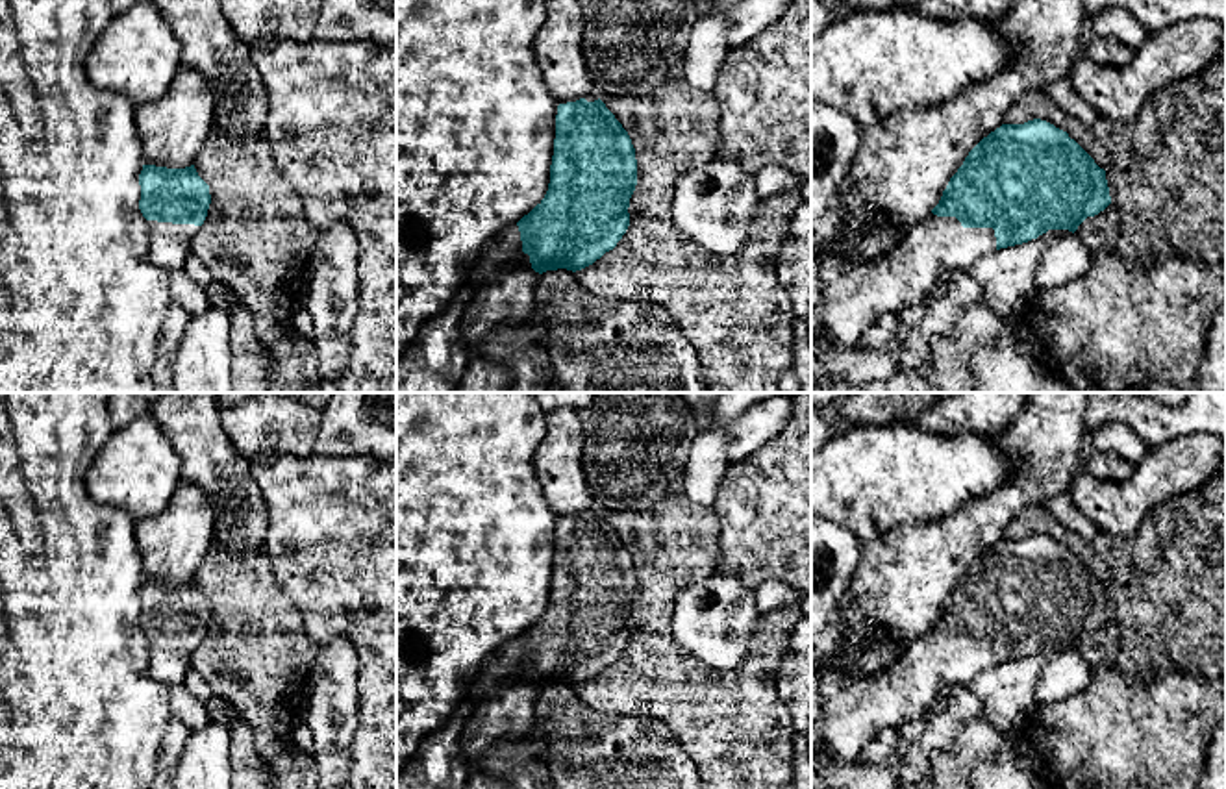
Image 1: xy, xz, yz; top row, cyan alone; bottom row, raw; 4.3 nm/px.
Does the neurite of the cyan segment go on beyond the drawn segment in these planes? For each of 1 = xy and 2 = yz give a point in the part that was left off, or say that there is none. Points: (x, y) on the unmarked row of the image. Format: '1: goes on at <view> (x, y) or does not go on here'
1: goes on at xy (169, 660)
2: goes on at yz (852, 713)

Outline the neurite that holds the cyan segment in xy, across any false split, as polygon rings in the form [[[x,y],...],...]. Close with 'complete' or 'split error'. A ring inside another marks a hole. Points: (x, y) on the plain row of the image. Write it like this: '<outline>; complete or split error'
[[[143,580],[139,600],[139,624],[148,635],[152,678],[169,687],[183,683],[191,656],[207,632],[209,600],[194,580],[185,583]]]; split error

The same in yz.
[[[1041,533],[1024,539],[1002,539],[969,567],[963,580],[950,593],[939,619],[922,637],[906,645],[896,663],[874,678],[856,678],[824,687],[820,713],[811,726],[811,758],[820,748],[828,748],[832,765],[852,763],[882,730],[900,732],[906,722],[920,717],[941,687],[969,685],[982,670],[1028,658],[1048,645],[1074,648],[1087,632],[1098,630],[1109,619],[1106,585],[1067,546]]]; split error

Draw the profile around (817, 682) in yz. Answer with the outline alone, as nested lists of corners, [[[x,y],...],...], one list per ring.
[[[811,650],[811,726],[817,722],[817,717],[820,713],[820,702],[826,685],[828,683],[820,674],[819,659]]]

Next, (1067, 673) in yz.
[[[1078,648],[1057,652],[1046,661],[1035,685],[1041,702],[1061,702],[1083,691],[1093,676],[1093,667],[1080,656]]]

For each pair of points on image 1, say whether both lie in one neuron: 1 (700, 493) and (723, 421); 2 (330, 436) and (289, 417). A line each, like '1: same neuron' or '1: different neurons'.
1: same neuron
2: different neurons

